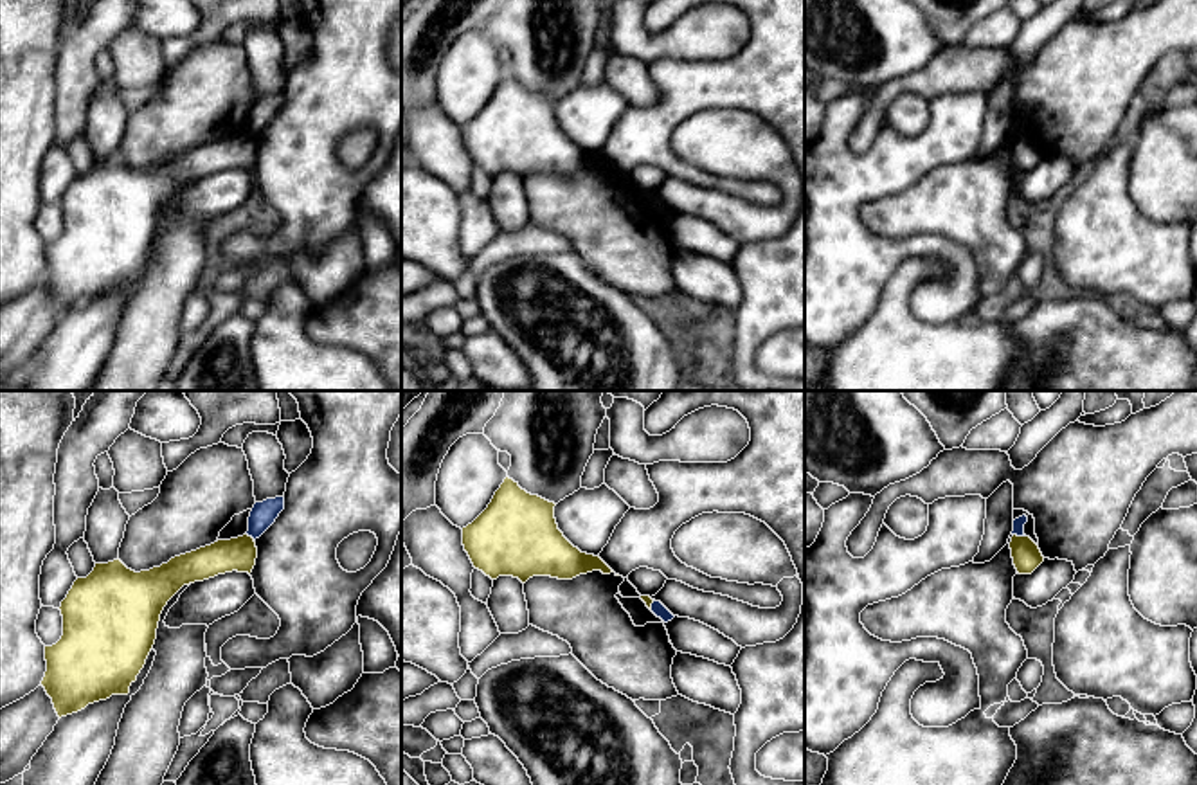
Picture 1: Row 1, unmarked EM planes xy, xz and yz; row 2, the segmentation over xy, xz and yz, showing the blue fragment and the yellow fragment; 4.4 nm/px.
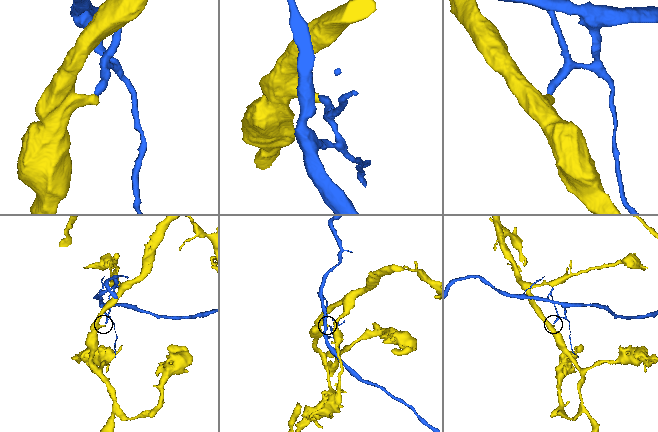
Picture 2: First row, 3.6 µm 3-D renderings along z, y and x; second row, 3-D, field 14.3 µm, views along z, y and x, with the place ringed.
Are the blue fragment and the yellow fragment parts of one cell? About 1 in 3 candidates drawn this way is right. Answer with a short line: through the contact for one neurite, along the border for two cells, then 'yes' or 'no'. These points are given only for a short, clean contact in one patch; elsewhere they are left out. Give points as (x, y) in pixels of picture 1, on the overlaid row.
line yz (1014, 533), (1025, 537); no

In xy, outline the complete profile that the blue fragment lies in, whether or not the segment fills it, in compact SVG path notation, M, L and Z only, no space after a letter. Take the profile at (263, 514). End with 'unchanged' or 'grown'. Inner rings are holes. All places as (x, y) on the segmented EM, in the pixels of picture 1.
M284 497L256 502L248 517L247 535L252 537L254 540L259 538L275 522L283 510Z | unchanged

